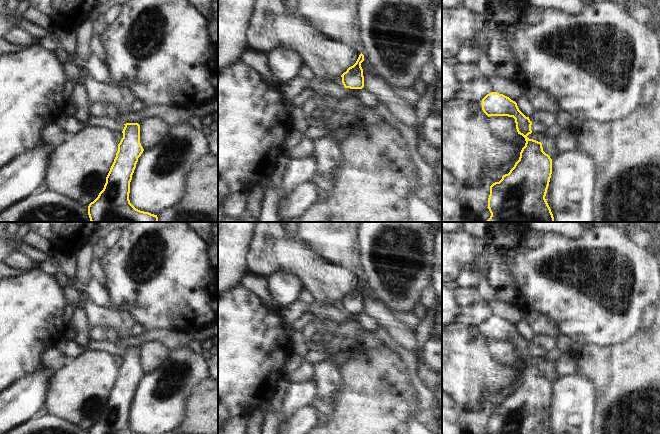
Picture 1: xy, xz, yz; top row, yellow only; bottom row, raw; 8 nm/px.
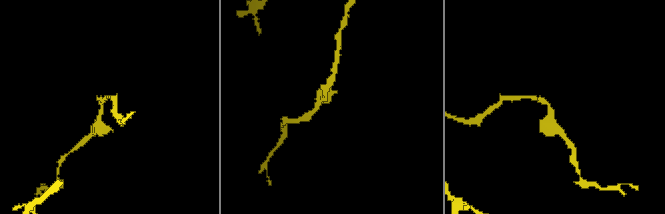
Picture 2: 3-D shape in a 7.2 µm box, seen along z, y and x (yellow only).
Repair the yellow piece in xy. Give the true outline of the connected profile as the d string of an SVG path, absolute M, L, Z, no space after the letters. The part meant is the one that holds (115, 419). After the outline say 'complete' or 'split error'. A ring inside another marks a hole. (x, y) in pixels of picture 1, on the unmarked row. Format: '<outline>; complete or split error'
M124 349L123 362L118 368L118 375L106 401L104 412L89 428L88 434L138 434L129 424L130 406L144 373L140 367L140 349Z; complete

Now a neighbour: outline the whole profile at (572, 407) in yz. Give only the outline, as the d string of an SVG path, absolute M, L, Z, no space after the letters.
M573 374L552 384L552 398L545 423L551 434L593 434L595 386L588 378Z

